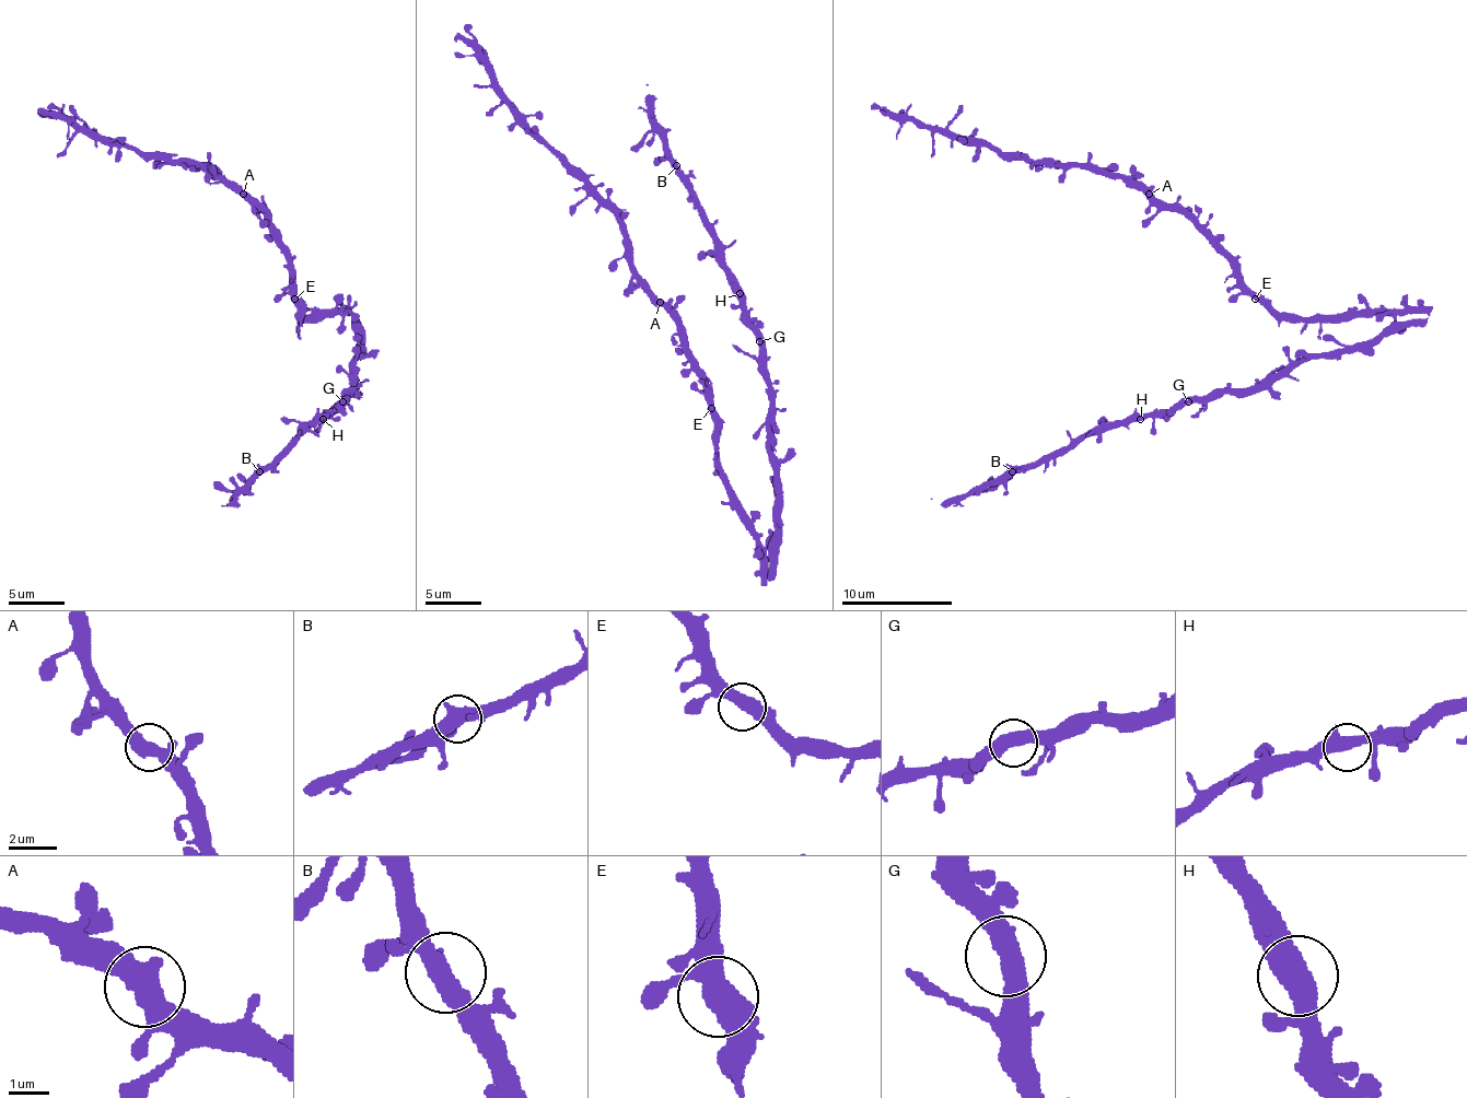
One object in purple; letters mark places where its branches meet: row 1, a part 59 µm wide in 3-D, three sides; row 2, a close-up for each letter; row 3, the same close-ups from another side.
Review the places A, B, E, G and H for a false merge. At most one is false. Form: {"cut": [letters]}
{"cut": []}

